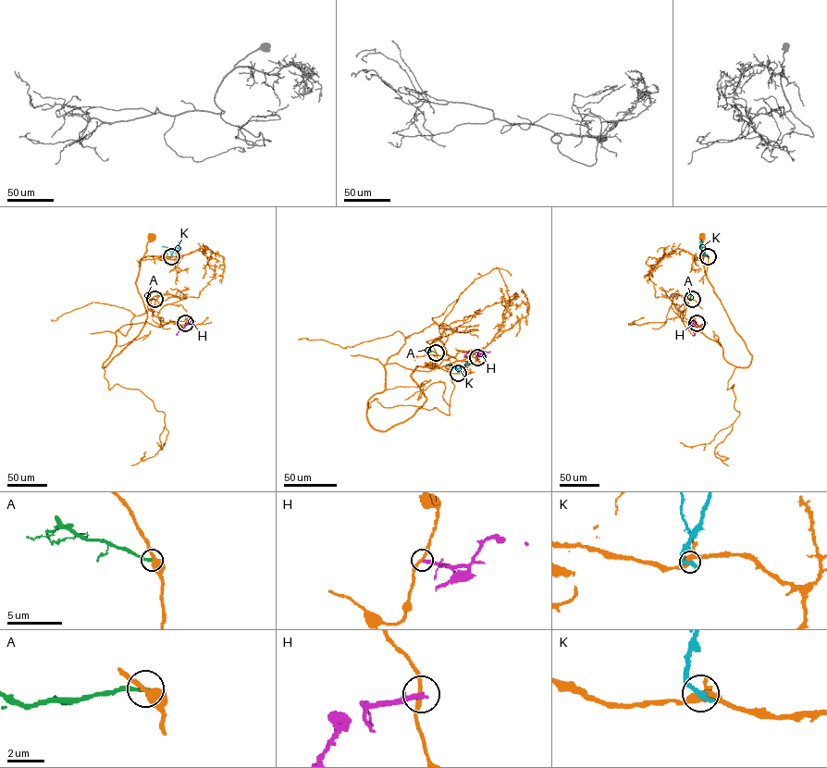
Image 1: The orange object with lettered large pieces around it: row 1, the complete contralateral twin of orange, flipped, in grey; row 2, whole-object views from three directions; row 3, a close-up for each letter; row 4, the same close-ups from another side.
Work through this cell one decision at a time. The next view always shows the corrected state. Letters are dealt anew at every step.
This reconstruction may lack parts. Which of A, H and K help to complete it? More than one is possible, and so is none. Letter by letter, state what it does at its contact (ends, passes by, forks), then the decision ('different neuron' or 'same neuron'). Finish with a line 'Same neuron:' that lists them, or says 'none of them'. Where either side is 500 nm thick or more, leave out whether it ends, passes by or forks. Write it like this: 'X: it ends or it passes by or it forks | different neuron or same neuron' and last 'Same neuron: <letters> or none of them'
A: it ends | different neuron
H: it ends | different neuron
K: it ends | different neuron
Same neuron: none of them

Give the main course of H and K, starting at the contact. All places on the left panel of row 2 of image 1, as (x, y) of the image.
H: (185, 323), (189, 323), (177, 335)
K: (171, 256), (173, 251), (178, 250), (180, 240)

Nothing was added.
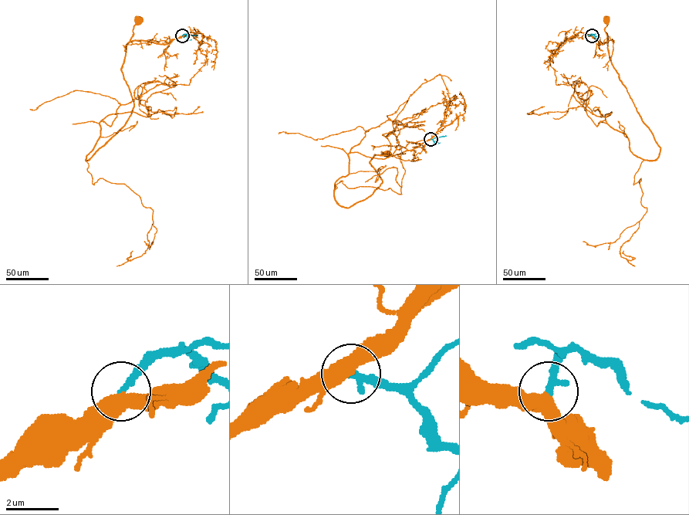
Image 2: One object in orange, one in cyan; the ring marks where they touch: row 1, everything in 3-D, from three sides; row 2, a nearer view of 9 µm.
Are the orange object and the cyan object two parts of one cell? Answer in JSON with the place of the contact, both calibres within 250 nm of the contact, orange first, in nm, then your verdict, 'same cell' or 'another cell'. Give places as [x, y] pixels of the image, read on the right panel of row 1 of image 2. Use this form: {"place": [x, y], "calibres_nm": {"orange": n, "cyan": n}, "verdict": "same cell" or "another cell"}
{"place": [592, 35], "calibres_nm": {"orange": 480, "cyan": 280}, "verdict": "same cell"}

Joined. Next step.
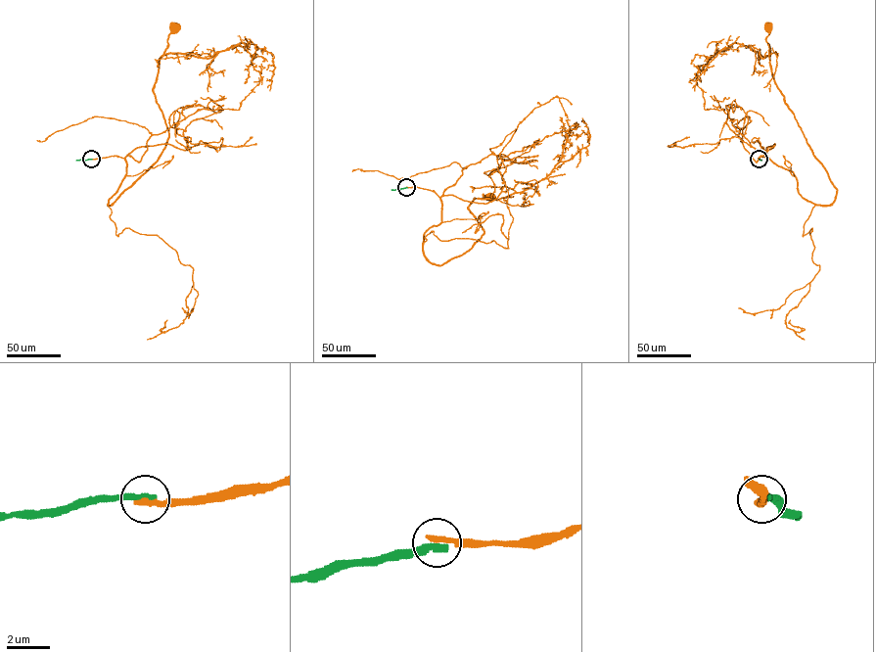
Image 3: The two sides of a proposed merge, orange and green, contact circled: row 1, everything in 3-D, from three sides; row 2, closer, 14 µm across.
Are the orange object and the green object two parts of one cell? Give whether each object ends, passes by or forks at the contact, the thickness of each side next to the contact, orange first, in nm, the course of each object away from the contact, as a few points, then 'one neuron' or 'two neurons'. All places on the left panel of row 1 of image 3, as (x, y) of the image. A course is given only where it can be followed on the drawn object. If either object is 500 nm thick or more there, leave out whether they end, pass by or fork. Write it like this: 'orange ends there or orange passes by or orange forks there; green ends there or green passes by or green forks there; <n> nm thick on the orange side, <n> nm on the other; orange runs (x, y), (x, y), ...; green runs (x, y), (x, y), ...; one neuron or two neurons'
orange ends there; green ends there; 280 nm thick on the orange side, 360 nm on the other; orange runs (91, 159), (125, 160), (126, 172), (111, 205), (161, 155), (168, 130), (153, 87), (173, 28); green runs (91, 159), (75, 161); two neurons

